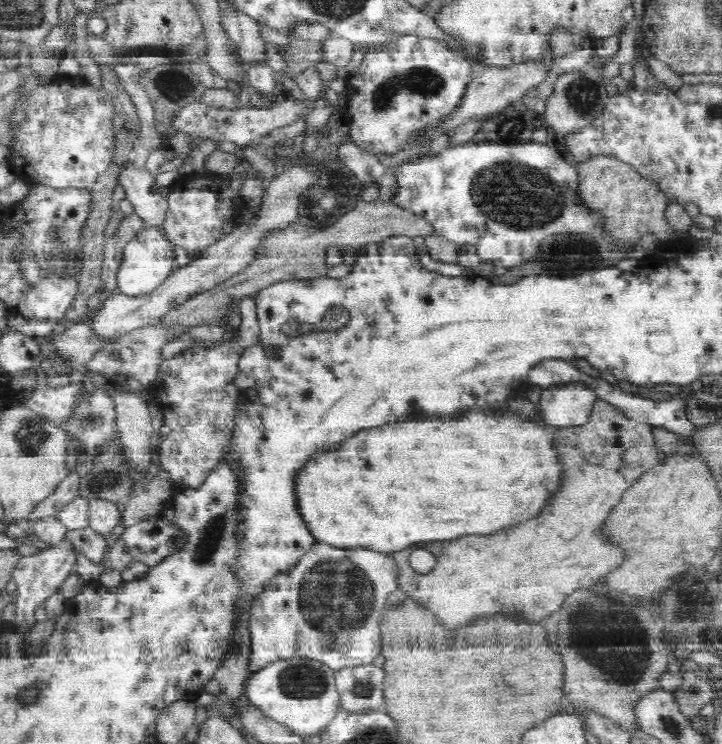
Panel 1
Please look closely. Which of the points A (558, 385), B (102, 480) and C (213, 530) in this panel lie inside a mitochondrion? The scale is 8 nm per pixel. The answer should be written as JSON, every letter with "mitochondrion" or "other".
{"A":"other","B":"mitochondrion","C":"mitochondrion"}

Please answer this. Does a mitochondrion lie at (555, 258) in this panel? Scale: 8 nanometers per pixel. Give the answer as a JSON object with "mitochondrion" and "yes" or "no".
{"mitochondrion":"yes"}

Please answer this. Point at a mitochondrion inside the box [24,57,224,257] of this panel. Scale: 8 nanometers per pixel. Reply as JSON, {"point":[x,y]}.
{"point":[174,86]}

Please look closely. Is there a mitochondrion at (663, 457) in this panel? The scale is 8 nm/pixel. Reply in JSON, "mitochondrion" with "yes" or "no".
{"mitochondrion":"no"}

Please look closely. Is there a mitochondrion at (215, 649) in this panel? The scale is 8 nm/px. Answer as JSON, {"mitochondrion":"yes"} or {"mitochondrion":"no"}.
{"mitochondrion":"yes"}

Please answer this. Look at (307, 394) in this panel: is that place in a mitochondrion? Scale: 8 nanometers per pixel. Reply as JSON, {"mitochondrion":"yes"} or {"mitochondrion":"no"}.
{"mitochondrion":"no"}

